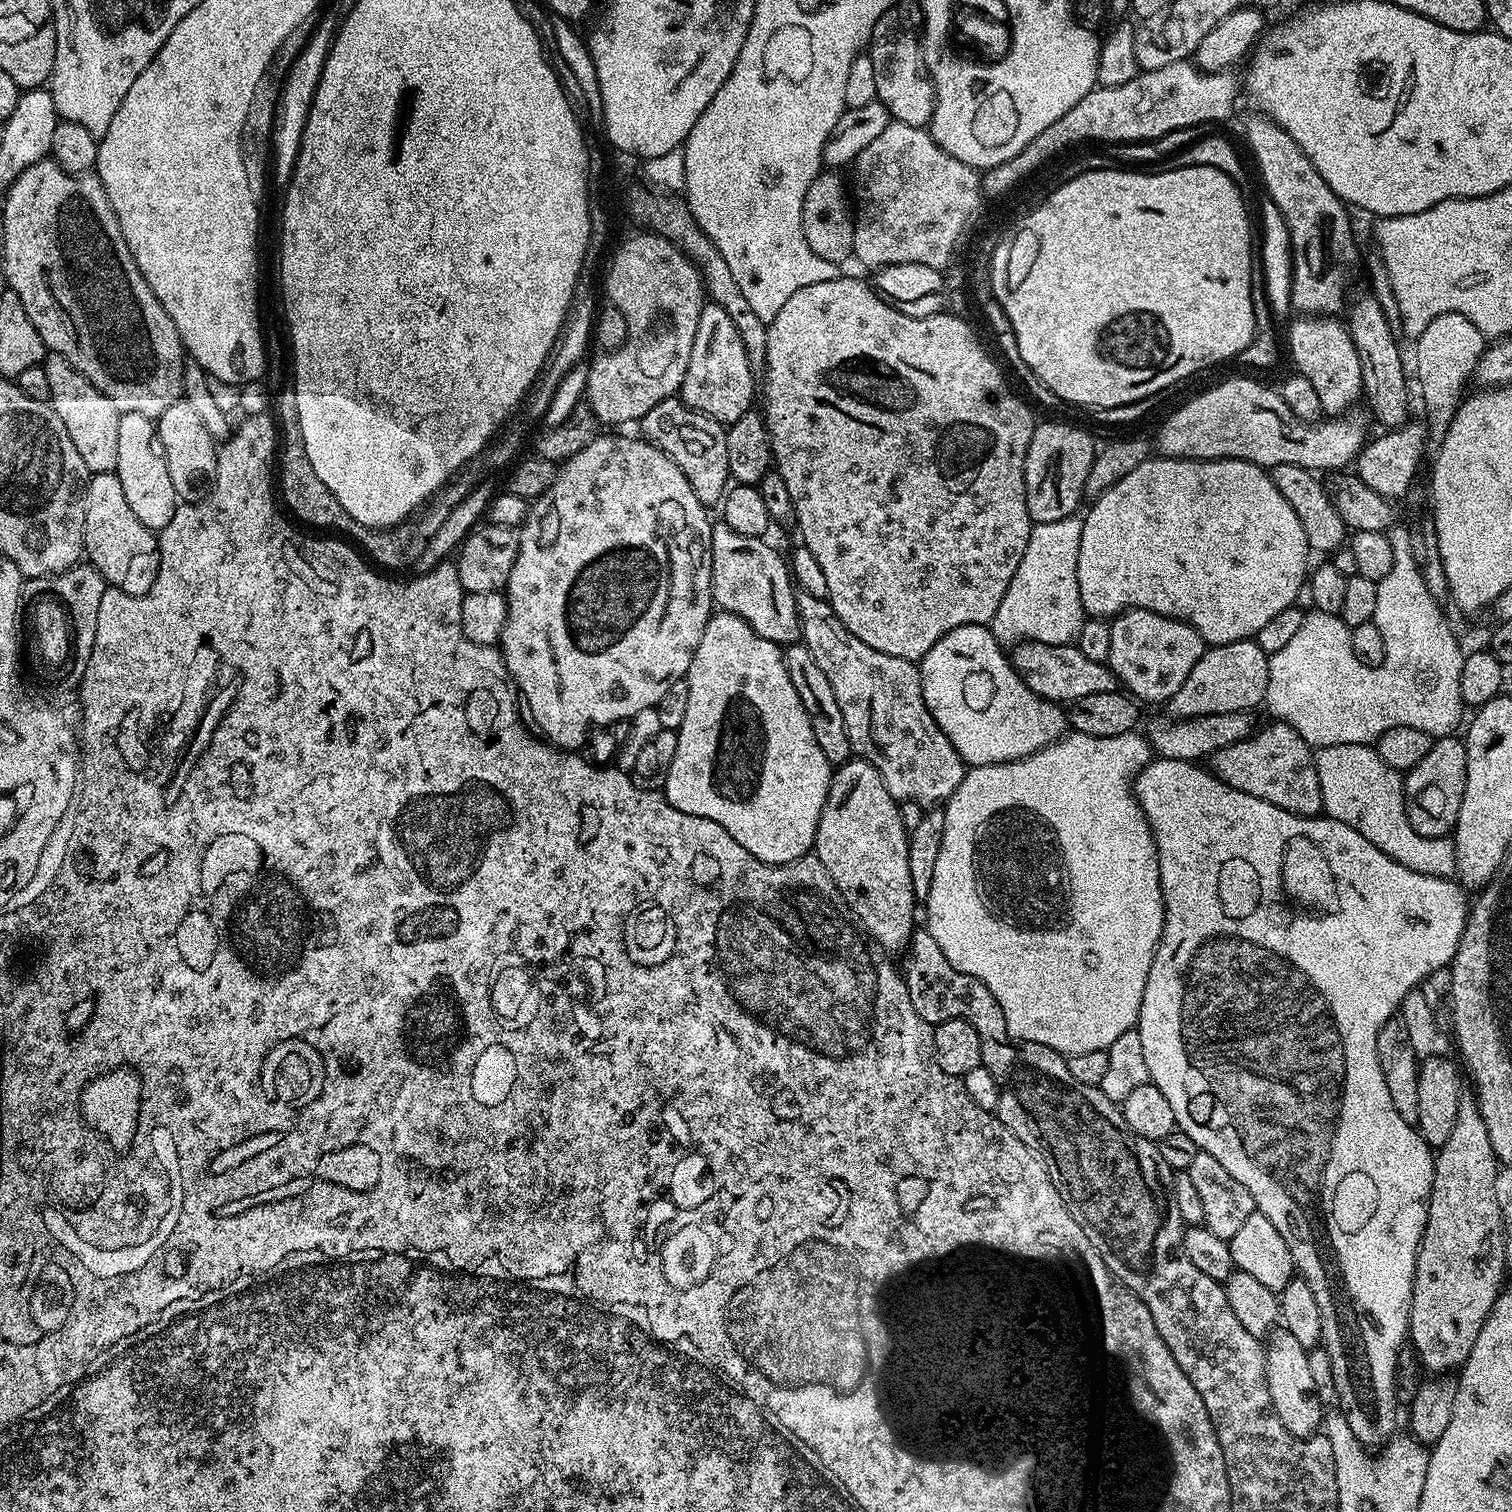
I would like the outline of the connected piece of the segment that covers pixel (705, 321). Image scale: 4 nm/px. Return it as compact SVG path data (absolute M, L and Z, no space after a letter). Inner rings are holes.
M705 303L698 318L698 334L694 334L694 350L690 350L690 366L686 366L686 378L678 393L686 406L717 420L719 424L738 422L742 414L753 411L752 395L757 395L758 384L754 381L750 362L746 358L746 346L730 322L730 314L722 306Z

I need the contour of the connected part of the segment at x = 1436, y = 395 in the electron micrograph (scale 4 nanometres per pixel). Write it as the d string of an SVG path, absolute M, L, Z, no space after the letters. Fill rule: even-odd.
M1442 314L1438 318L1434 318L1434 322L1430 322L1430 326L1426 326L1426 330L1422 330L1422 334L1415 337L1416 344L1416 376L1414 372L1414 380L1420 383L1420 392L1424 395L1424 408L1428 411L1427 423L1433 424L1437 430L1443 430L1448 427L1452 421L1452 413L1460 407L1462 403L1462 395L1460 391L1464 388L1464 383L1470 380L1475 373L1480 355L1484 353L1486 347L1486 338L1478 330L1478 326L1474 326L1474 322L1470 322L1470 318L1466 318L1462 314Z

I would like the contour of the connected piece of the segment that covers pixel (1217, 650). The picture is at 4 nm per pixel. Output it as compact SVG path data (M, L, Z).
M1255 639L1239 640L1238 642L1209 647L1202 654L1202 658L1198 658L1194 670L1190 670L1186 682L1182 682L1178 694L1174 694L1171 700L1167 701L1167 711L1173 717L1187 718L1190 716L1209 716L1215 712L1243 712L1255 709L1255 704L1263 705L1268 685L1268 657L1269 653L1263 652L1257 646Z

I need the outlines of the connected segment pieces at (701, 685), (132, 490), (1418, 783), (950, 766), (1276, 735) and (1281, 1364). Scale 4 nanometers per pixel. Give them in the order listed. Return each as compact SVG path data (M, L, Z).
M723 610L708 616L708 624L702 634L702 642L698 642L698 650L694 650L694 658L688 667L688 689L690 699L686 706L686 718L682 718L682 726L676 729L678 750L674 750L674 762L670 762L670 774L663 786L664 797L682 814L694 814L698 818L710 818L710 822L718 822L738 842L738 846L746 846L754 858L767 864L789 864L800 860L813 851L818 830L818 818L822 818L822 806L826 806L826 794L830 790L830 782L834 765L822 754L822 746L818 746L818 738L814 738L814 726L810 726L810 714L806 714L806 706L802 706L802 698L798 698L798 690L794 690L794 682L790 682L790 674L786 674L786 662L781 645L762 638L740 616Z
M123 413L118 422L118 466L115 474L122 482L122 491L126 493L126 503L130 510L142 522L142 526L153 530L159 530L174 518L174 510L178 507L174 485L170 483L170 470L166 470L166 450L162 450L162 442L156 433L156 425L153 420L146 418L146 414Z
M1455 735L1433 739L1430 754L1404 776L1404 805L1410 826L1423 836L1448 836L1456 827L1458 810L1466 786L1466 754L1463 739Z
M800 590L796 609L802 643L834 686L834 698L838 698L852 745L864 747L863 755L880 769L886 790L896 801L943 805L958 790L966 765L926 706L919 667L906 658L894 658L866 646L862 638L854 638L827 600Z
M1271 722L1264 729L1253 731L1251 736L1240 740L1229 748L1220 748L1210 757L1211 771L1217 780L1229 784L1234 790L1242 790L1242 794L1254 794L1254 798L1262 798L1262 802L1270 802L1282 810L1295 816L1319 816L1323 813L1322 786L1318 782L1318 770L1312 745L1307 744L1298 734L1298 730L1283 722Z
M1283 1326L1277 1327L1267 1337L1266 1351L1266 1382L1270 1390L1270 1398L1282 1426L1295 1436L1311 1436L1321 1427L1326 1415L1325 1409L1318 1398L1318 1390L1314 1390L1314 1378L1310 1374L1308 1361L1309 1349L1303 1348Z

